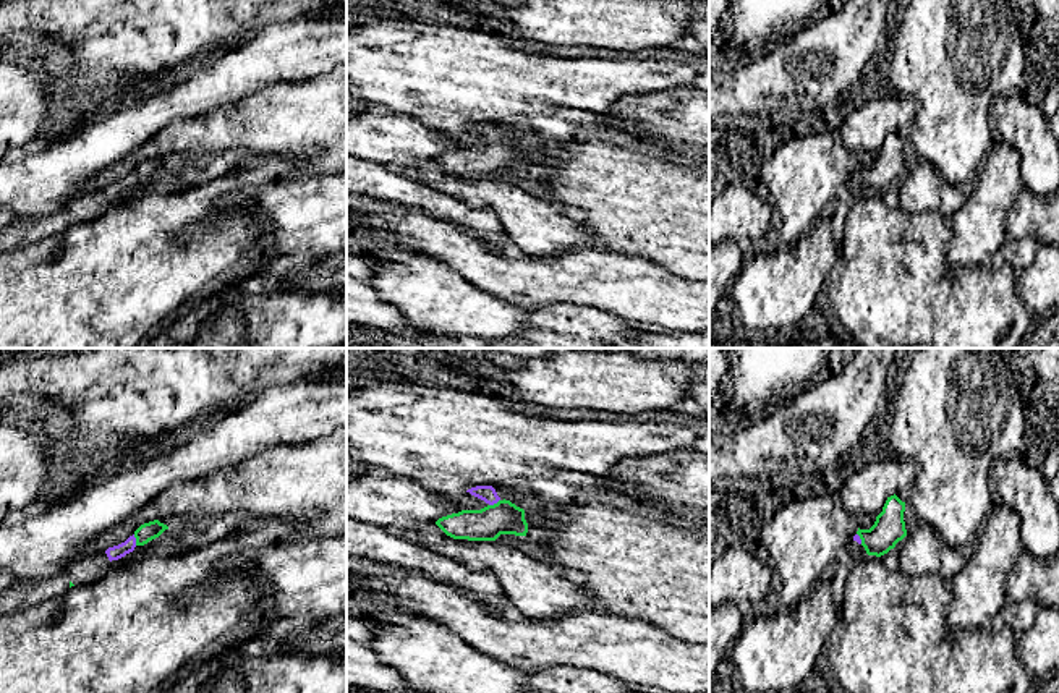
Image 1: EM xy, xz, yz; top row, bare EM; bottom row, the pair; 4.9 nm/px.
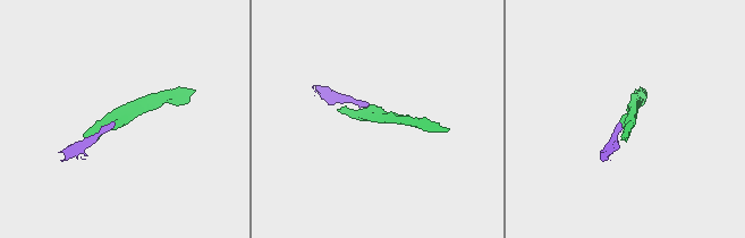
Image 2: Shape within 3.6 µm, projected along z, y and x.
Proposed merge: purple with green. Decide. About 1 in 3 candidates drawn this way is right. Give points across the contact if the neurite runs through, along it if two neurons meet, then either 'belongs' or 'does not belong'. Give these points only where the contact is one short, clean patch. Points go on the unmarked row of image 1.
across xy (115, 190), (135, 177), (148, 169) | belongs

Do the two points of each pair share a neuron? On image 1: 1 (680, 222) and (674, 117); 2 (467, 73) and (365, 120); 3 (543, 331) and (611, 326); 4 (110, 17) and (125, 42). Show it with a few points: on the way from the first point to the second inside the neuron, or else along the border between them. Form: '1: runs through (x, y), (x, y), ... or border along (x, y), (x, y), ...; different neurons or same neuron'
1: border along (653, 146), (692, 159); different neurons
2: border along (363, 107), (412, 115), (420, 122); different neurons
3: runs through (559, 329), (595, 329); same neuron
4: border along (81, 28), (106, 34), (143, 29), (149, 54); different neurons

